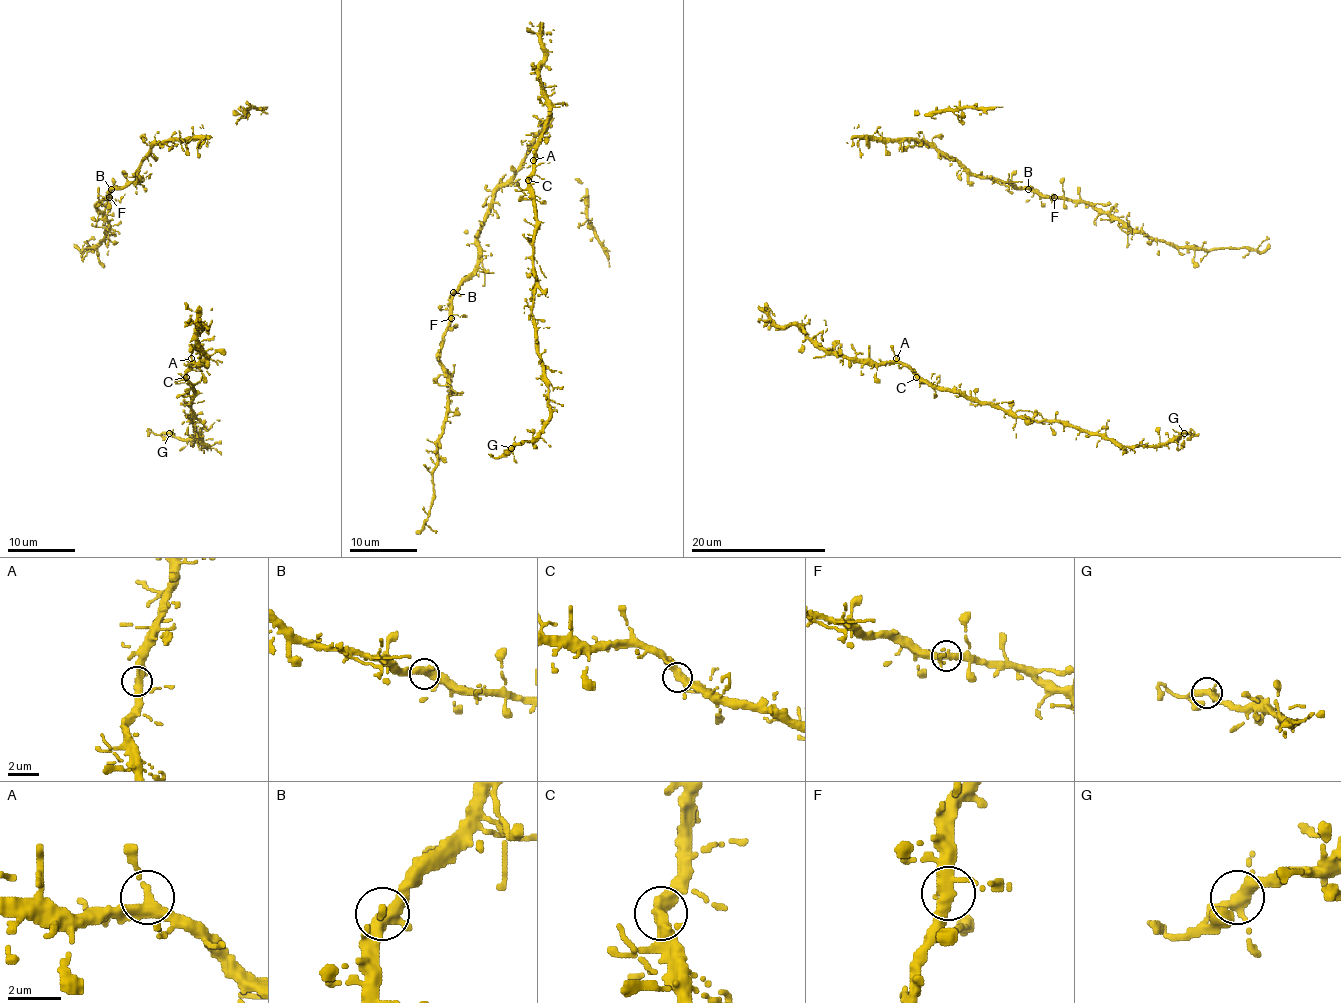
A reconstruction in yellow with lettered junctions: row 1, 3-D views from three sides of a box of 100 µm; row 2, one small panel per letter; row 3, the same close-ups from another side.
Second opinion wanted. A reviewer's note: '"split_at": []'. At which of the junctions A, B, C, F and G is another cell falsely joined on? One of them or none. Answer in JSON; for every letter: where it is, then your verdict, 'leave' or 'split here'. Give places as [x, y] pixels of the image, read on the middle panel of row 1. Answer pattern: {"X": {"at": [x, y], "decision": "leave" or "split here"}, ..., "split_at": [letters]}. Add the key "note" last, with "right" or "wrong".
{"A": {"at": [533, 160], "decision": "leave"}, "B": {"at": [453, 292], "decision": "leave"}, "C": {"at": [528, 180], "decision": "leave"}, "F": {"at": [451, 318], "decision": "leave"}, "G": {"at": [511, 448], "decision": "leave"}, "split_at": [], "note": "right"}

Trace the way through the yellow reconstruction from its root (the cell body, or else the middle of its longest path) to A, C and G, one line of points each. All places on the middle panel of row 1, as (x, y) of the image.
A: (548, 392), (531, 312), (536, 287), (533, 265), (536, 214), (535, 195), (529, 185), (533, 160)
C: (548, 392), (531, 312), (536, 287), (533, 265), (536, 214), (533, 189), (528, 180)
G: (548, 392), (550, 421), (529, 441), (516, 443), (511, 448)

